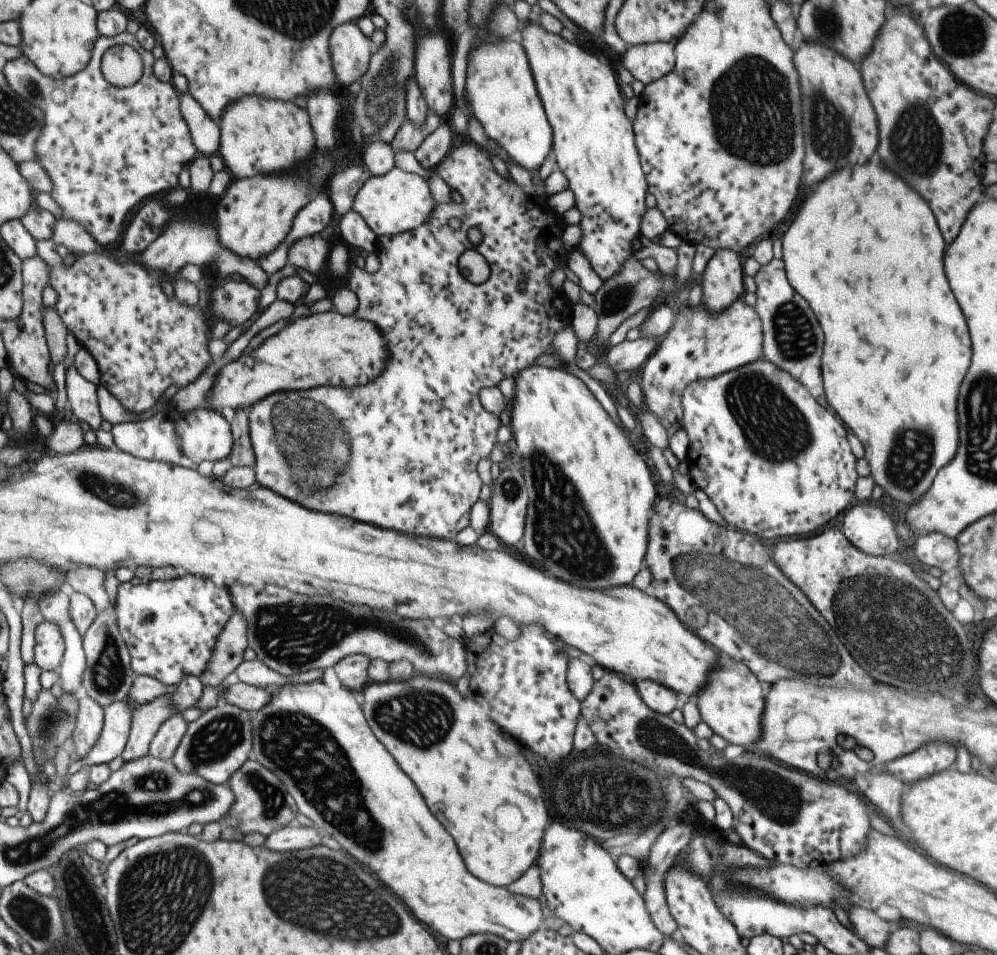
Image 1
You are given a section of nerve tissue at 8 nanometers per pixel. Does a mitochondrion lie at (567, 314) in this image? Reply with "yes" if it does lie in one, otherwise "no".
no

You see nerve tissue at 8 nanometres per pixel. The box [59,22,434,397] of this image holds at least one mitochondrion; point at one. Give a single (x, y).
(379, 112)

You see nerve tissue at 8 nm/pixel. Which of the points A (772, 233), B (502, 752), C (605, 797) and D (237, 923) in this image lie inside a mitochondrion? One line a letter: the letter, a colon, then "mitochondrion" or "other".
A: other
B: other
C: mitochondrion
D: other

